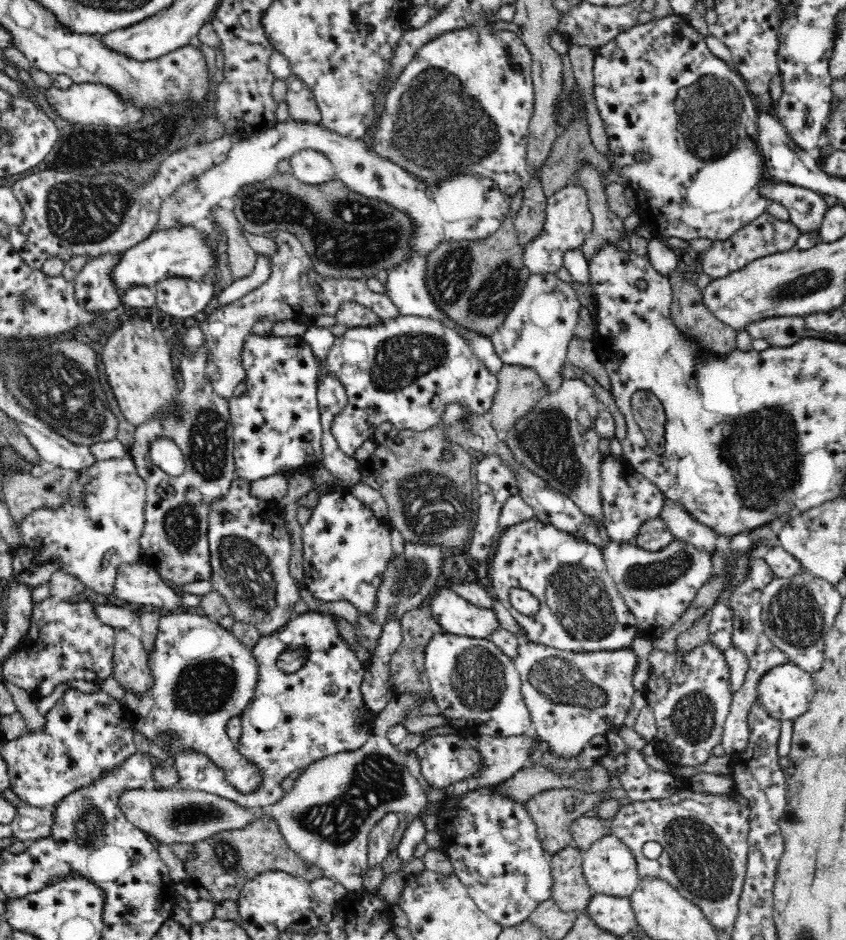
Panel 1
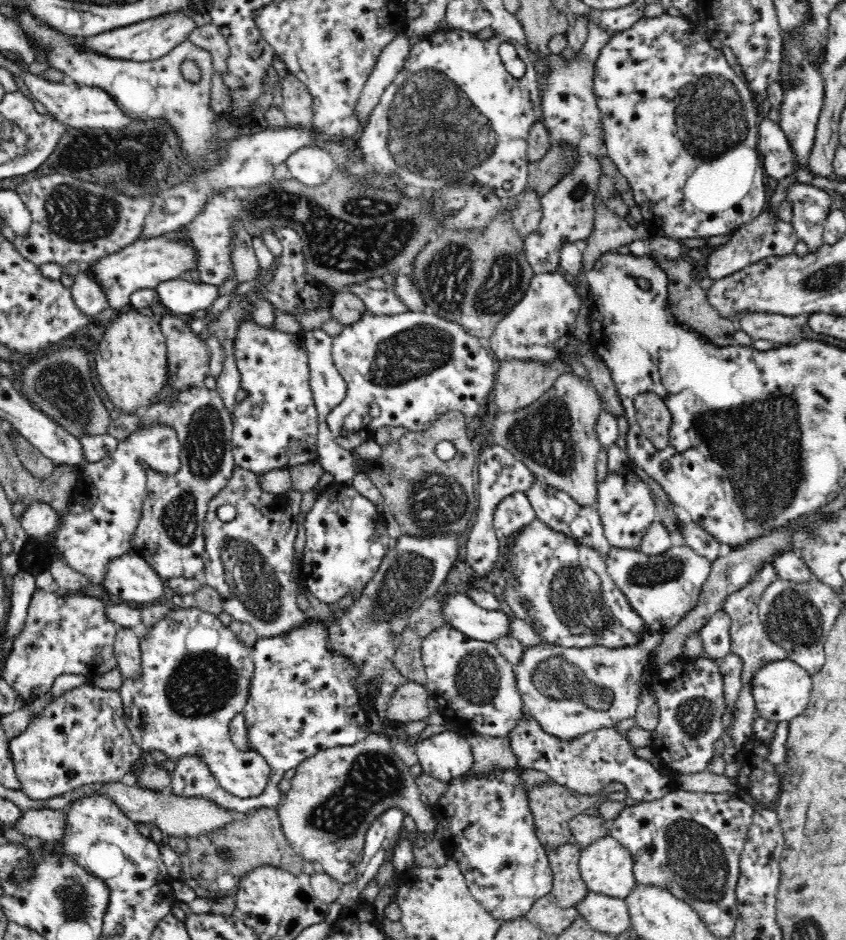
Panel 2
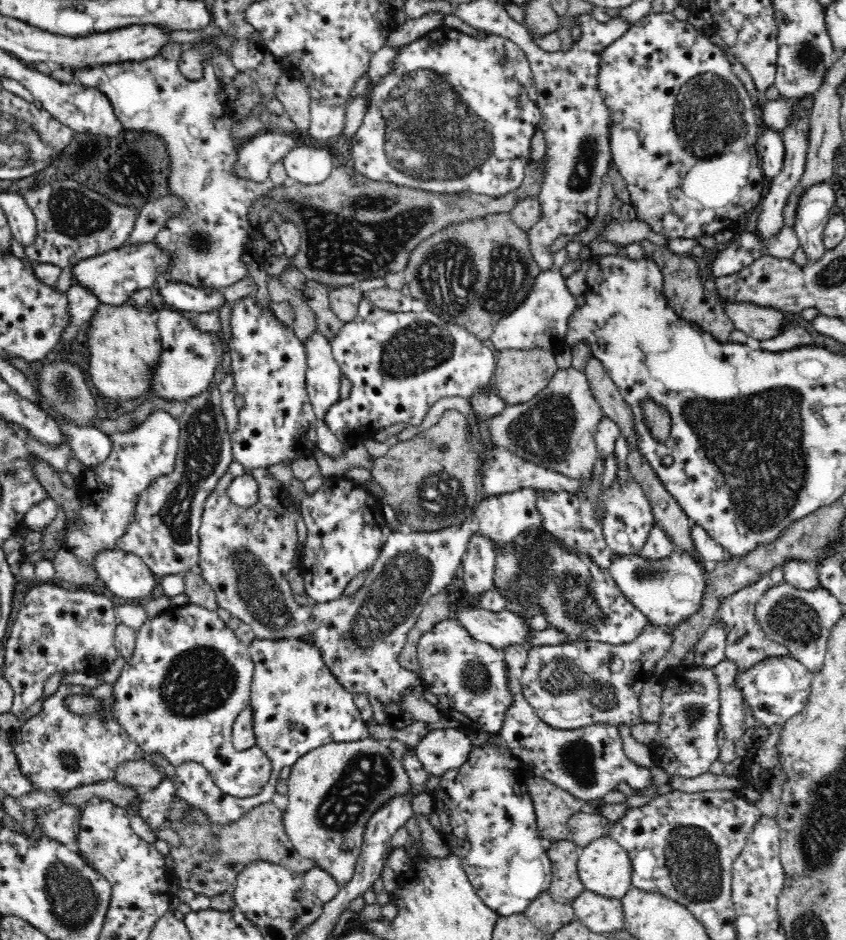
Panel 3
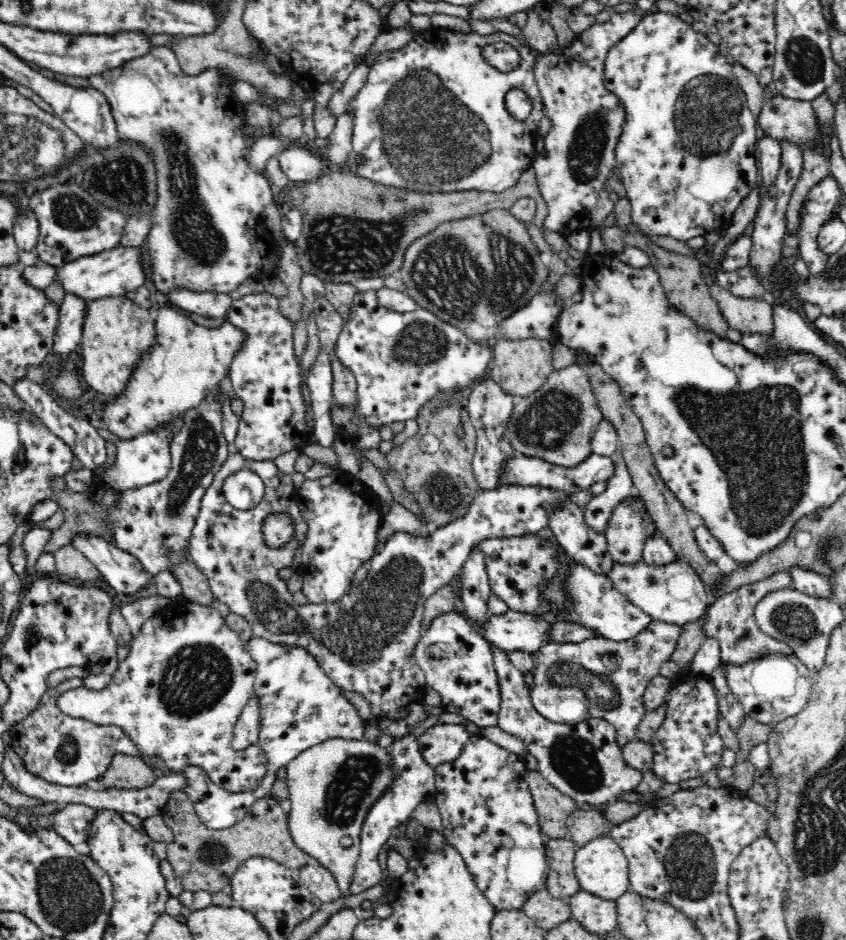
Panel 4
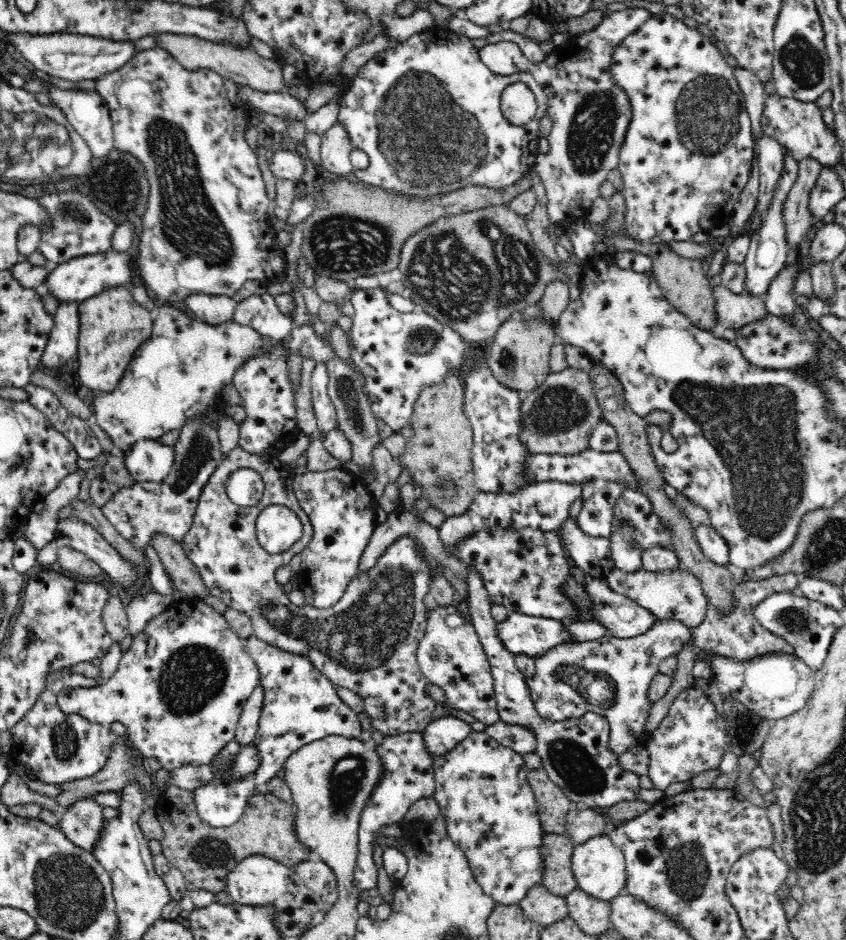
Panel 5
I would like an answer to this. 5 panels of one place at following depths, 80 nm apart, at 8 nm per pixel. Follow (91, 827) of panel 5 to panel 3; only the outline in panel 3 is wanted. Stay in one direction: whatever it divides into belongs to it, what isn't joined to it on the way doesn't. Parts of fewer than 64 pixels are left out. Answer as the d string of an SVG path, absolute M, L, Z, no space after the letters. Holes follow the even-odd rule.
M57 806L50 812L41 810L34 820L34 826L39 826L44 836L66 844L70 848L76 848L78 839L78 819L81 816L81 810L76 806Z

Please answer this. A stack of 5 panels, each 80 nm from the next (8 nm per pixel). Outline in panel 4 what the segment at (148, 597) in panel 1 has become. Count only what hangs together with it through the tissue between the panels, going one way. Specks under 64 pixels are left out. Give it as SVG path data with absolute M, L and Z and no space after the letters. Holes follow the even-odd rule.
M78 533L71 540L75 549L94 564L98 574L115 590L120 597L133 599L140 590L152 582L153 574L148 573L133 554L120 550L112 542Z

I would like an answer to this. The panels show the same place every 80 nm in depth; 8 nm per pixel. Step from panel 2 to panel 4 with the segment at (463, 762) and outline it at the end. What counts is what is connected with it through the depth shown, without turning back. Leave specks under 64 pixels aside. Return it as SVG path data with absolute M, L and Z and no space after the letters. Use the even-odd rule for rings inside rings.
M433 725L419 738L418 747L422 759L436 770L438 766L456 760L470 737L463 725Z

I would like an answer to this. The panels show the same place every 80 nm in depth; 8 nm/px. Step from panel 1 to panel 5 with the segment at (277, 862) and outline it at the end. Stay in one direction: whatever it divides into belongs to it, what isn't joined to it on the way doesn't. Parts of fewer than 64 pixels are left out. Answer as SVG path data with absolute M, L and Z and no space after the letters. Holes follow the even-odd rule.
M178 786L162 791L160 800L157 802L154 813L160 820L162 829L166 836L162 840L164 856L184 876L186 890L208 890L214 894L226 890L227 876L231 870L244 858L252 855L264 855L281 862L282 864L295 867L298 863L313 859L313 855L306 846L303 846L295 834L295 806L286 806L286 802L279 800L276 796L264 791L254 794L243 812L242 818L228 828L213 828L198 817L197 807L191 790L180 789Z

